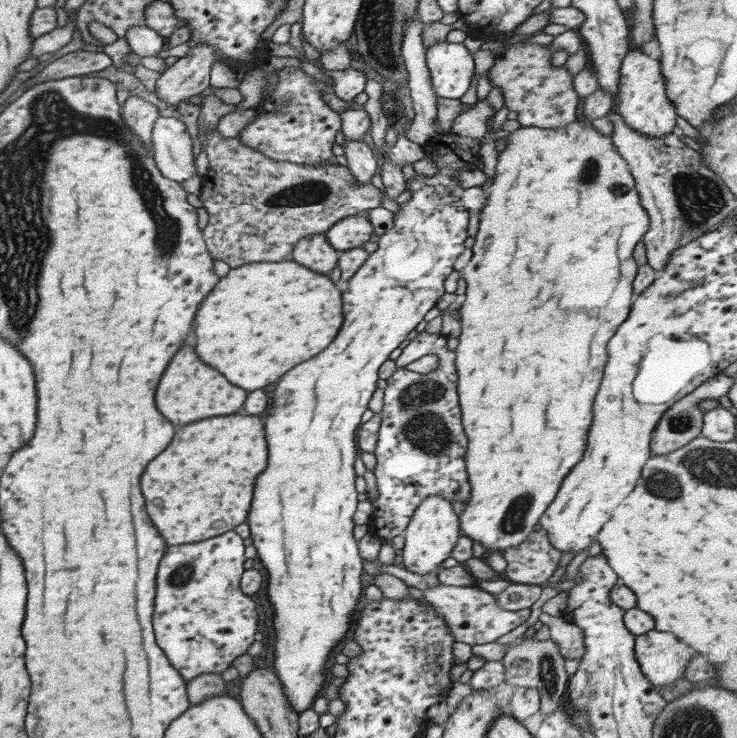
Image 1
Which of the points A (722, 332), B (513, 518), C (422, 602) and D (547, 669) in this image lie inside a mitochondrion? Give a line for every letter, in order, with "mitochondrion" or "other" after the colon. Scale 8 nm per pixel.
A: other
B: mitochondrion
C: other
D: mitochondrion

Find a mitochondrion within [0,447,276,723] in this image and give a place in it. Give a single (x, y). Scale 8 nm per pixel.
(181, 576)

